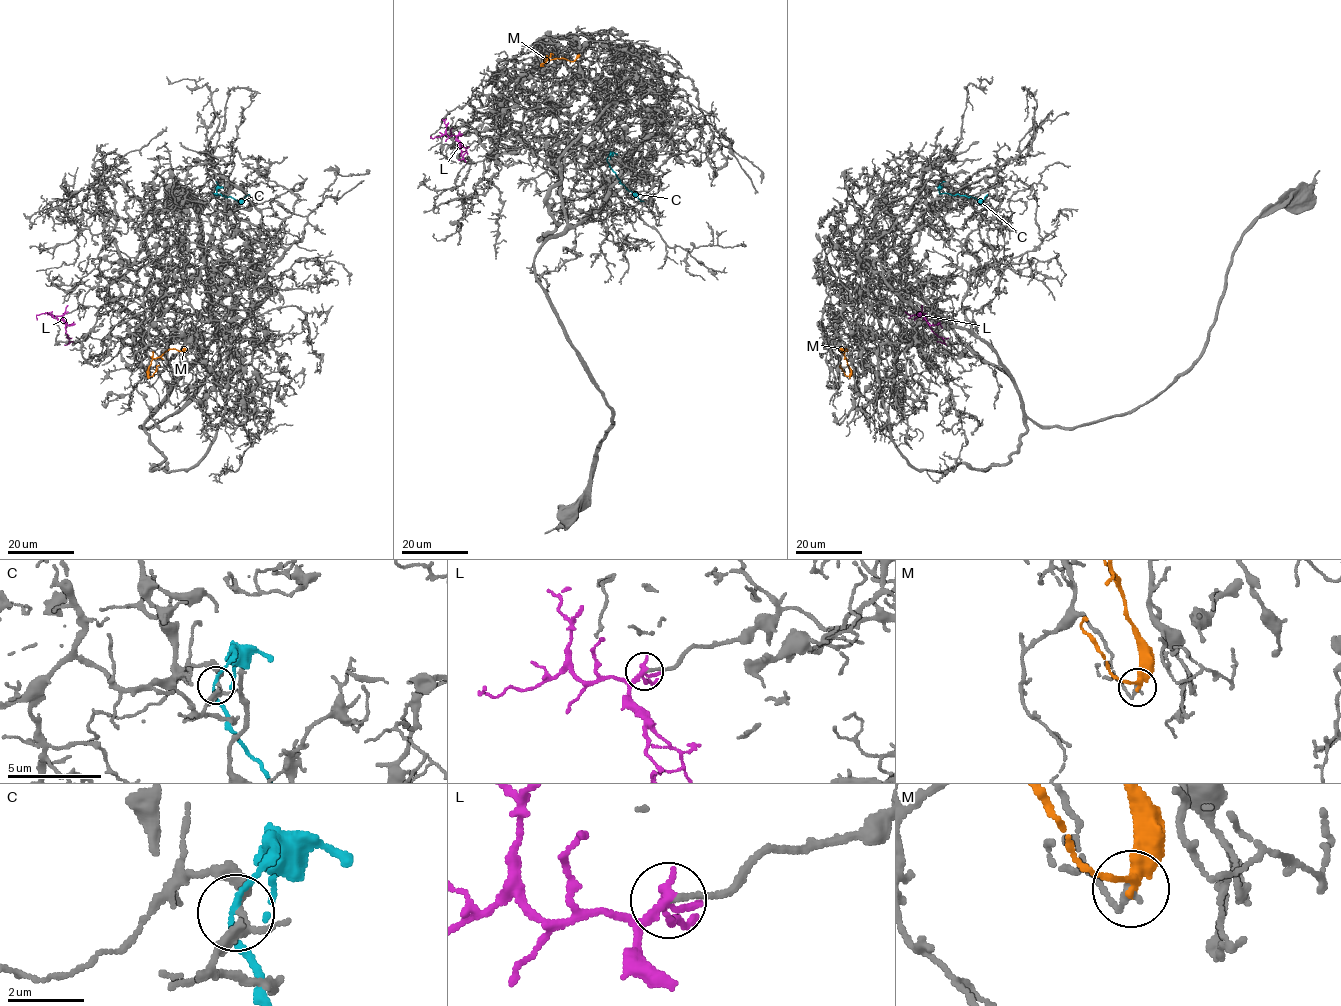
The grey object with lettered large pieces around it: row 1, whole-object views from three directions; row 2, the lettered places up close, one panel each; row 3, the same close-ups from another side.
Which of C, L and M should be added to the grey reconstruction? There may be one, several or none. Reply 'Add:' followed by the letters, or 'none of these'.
Add: L

